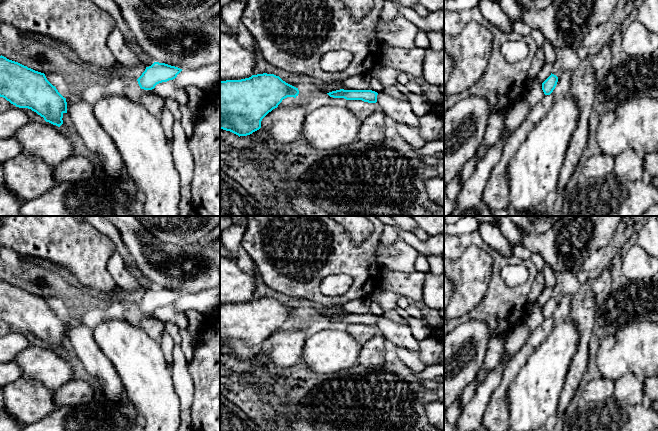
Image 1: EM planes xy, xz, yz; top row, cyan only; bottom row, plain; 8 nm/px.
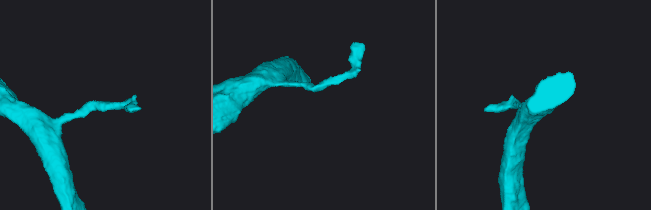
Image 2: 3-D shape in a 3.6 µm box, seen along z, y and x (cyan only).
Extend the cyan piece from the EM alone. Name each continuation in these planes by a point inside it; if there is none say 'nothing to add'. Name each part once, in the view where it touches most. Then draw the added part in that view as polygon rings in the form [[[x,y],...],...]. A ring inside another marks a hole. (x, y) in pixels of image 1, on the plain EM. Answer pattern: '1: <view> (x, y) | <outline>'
nothing to add

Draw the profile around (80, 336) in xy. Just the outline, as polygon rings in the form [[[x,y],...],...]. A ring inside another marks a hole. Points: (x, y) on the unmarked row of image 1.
[[[72,311],[66,326],[74,356],[94,378],[99,399],[122,408],[127,403],[127,396],[121,379],[111,361],[95,342],[92,329],[83,322],[79,311]]]

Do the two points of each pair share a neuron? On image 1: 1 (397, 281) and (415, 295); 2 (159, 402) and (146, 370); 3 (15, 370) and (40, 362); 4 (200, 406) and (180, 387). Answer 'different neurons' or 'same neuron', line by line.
1: same neuron
2: same neuron
3: different neurons
4: different neurons

